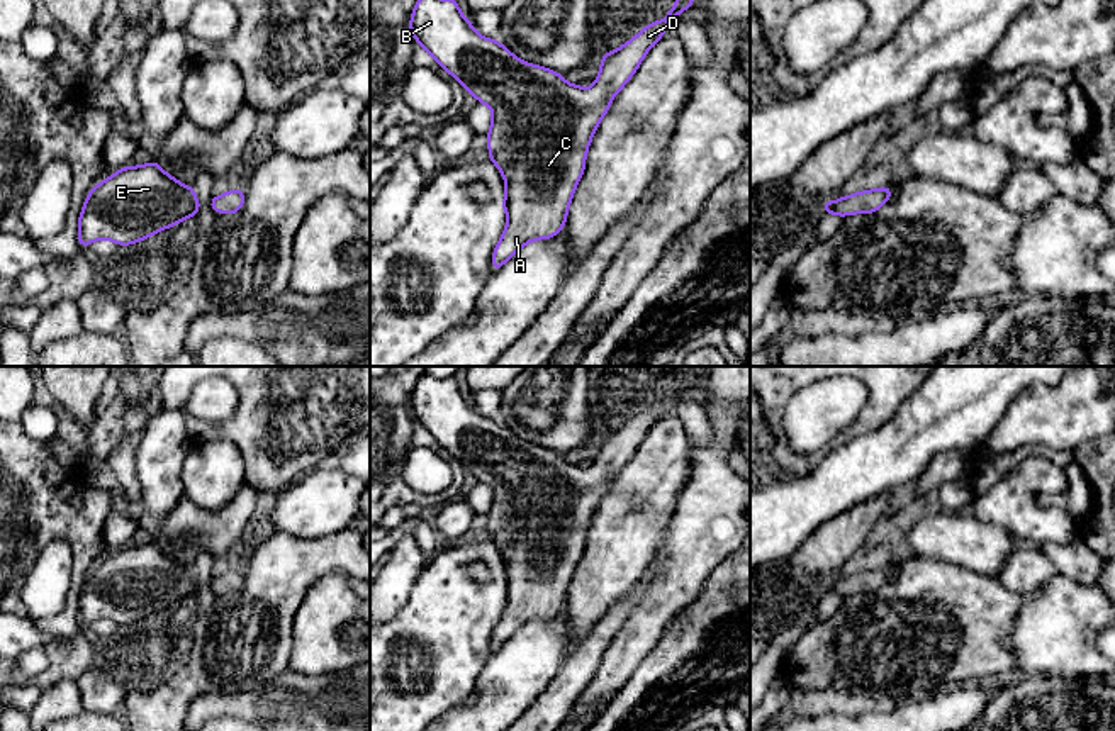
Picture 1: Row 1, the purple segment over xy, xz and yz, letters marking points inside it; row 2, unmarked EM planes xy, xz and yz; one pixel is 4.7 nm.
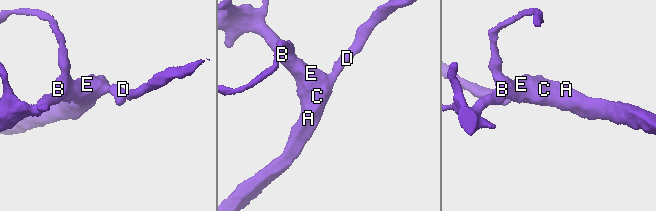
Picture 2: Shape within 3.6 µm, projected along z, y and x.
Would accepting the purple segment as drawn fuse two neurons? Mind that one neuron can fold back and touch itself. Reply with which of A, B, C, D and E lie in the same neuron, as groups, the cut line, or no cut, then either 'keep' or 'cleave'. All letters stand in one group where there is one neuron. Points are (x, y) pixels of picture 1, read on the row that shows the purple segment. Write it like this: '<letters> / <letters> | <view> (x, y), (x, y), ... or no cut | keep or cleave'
A B C D E | no cut | keep

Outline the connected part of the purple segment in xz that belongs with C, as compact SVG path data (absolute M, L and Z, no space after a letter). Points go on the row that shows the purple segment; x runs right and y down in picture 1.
M455 0L416 2L409 22L411 36L467 93L492 109L487 153L506 181L502 209L507 215L502 237L492 253L494 273L529 241L550 239L565 227L589 144L599 120L609 110L611 98L630 81L648 49L665 36L667 25L691 5L692 0L675 0L662 20L645 25L621 47L604 53L596 83L580 88L553 70L516 58L499 39L479 36Z

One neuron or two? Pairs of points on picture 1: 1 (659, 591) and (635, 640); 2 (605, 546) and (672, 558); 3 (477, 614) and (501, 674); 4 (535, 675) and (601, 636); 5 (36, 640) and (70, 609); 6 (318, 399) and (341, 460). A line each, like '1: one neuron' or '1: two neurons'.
1: one neuron
2: two neurons
3: two neurons
4: two neurons
5: two neurons
6: two neurons

